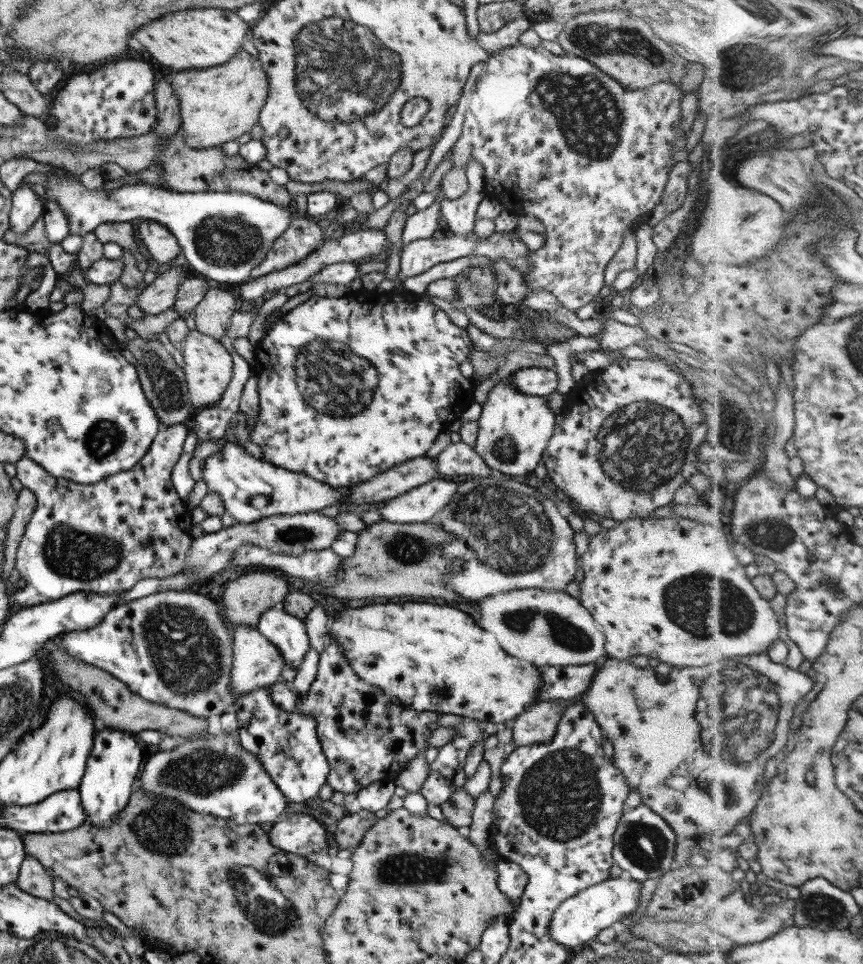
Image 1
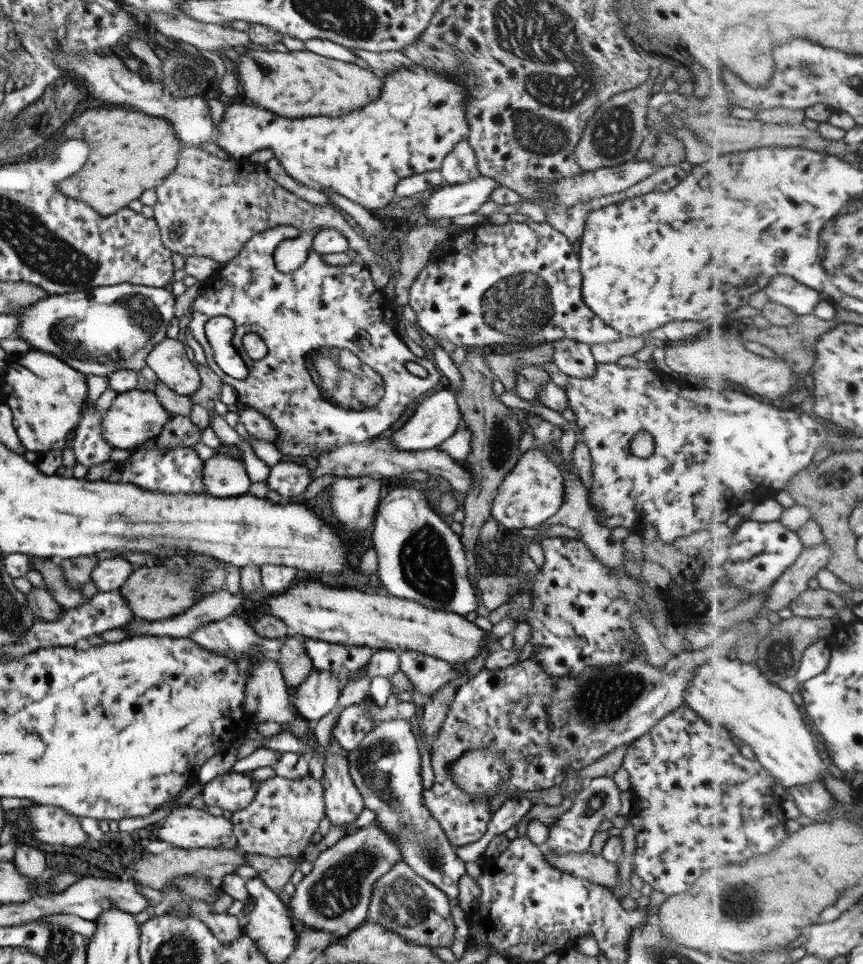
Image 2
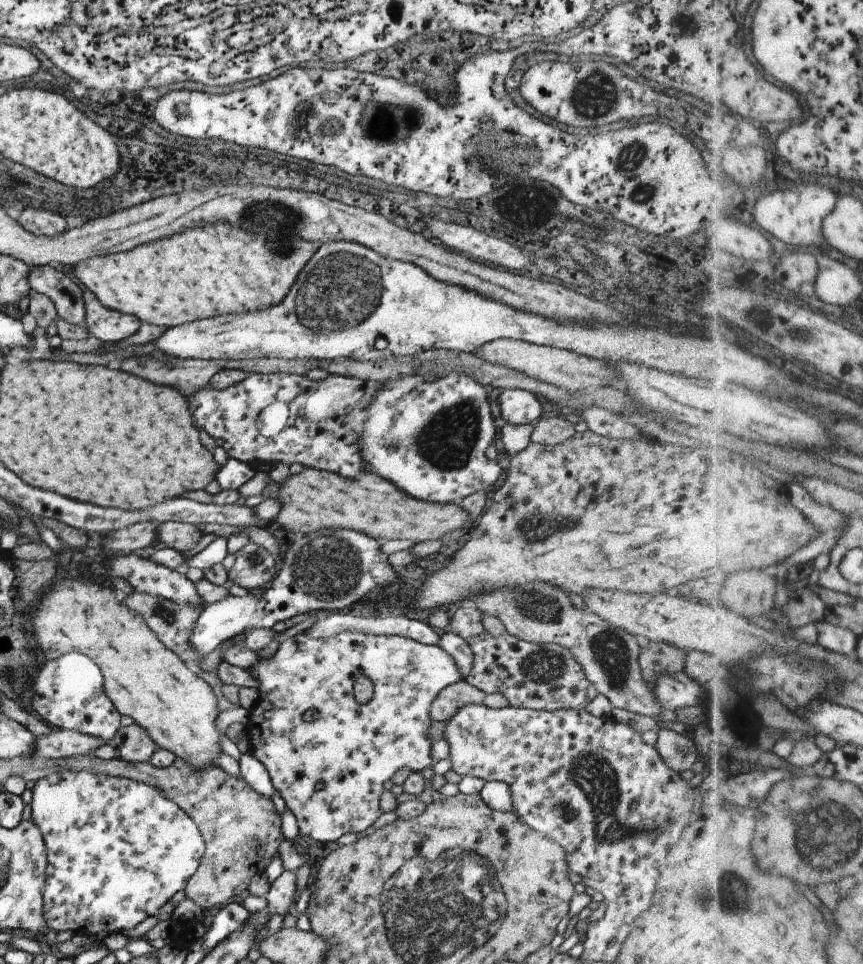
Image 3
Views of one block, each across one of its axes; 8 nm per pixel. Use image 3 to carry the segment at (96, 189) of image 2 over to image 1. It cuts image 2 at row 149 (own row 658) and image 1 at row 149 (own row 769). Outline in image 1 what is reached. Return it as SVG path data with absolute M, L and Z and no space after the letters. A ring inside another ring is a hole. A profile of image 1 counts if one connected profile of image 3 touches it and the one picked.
M242 48L223 65L172 72L169 84L175 98L179 100L183 142L195 150L220 146L251 131L251 127L258 123L259 111L269 92L267 76L261 70L257 58Z

